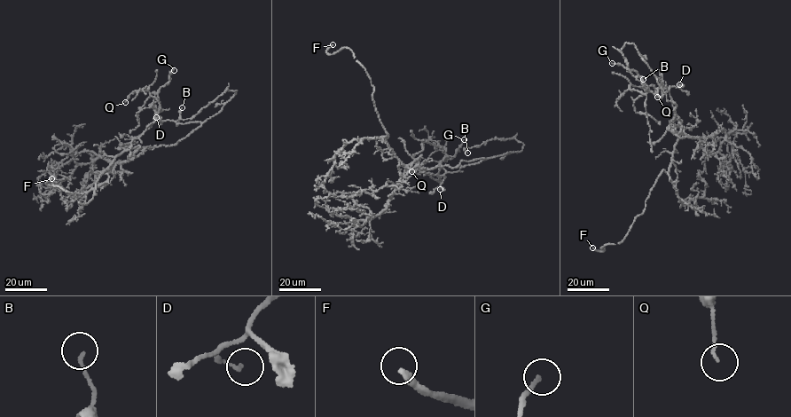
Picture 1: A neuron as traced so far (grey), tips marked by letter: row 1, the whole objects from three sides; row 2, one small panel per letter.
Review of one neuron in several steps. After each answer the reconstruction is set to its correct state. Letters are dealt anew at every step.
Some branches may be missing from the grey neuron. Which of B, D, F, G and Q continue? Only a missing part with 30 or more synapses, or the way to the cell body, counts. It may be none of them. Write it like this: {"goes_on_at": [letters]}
{"goes_on_at": ["F"]}

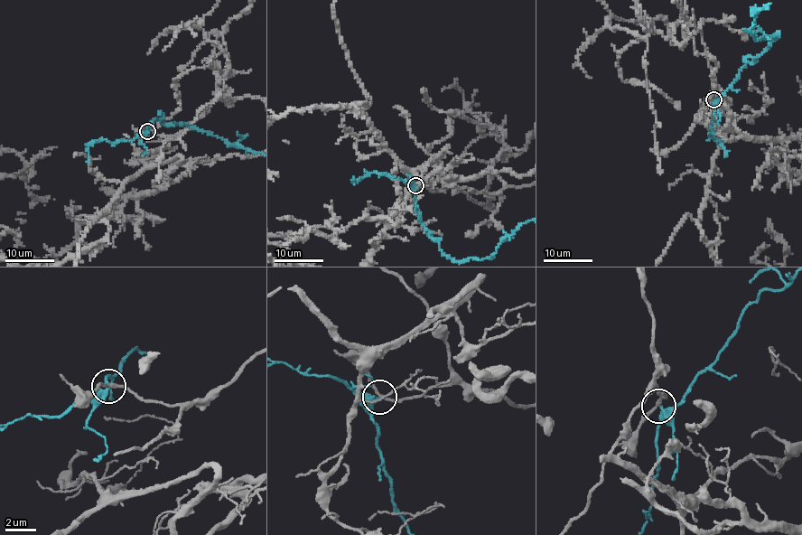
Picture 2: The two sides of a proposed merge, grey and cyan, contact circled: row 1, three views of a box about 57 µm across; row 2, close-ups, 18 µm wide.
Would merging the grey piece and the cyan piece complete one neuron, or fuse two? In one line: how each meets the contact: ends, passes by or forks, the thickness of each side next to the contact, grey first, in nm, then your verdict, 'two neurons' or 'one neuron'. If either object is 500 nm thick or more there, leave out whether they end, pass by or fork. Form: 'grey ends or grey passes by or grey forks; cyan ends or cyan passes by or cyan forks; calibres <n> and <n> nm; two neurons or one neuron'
grey passes by; cyan ends; calibres 180 and 440 nm; two neurons

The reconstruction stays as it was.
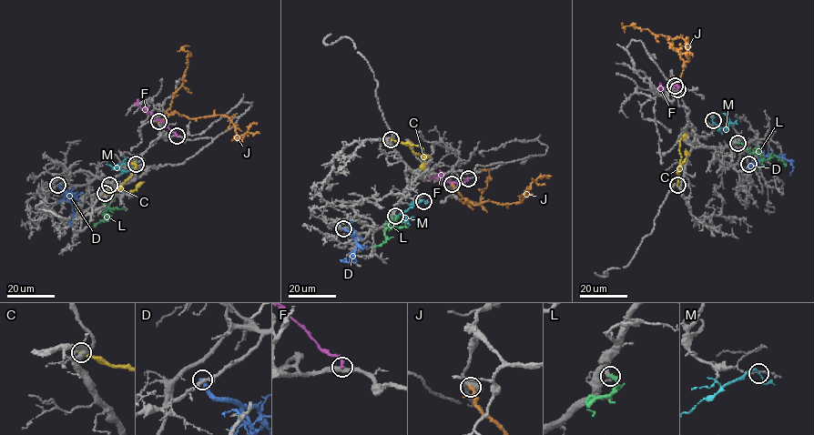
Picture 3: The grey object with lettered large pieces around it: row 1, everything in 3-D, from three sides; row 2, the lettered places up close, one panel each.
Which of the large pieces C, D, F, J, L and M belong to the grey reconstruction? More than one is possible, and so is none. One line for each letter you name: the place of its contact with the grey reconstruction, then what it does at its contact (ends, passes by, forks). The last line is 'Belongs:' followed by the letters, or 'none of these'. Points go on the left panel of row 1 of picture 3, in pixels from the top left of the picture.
L: meets grey at (109, 185); it ends there
Belongs: L

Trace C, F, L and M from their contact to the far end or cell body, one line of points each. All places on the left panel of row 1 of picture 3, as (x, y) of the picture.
C: (105, 192), (123, 185), (136, 167), (135, 161)
F: (177, 136), (160, 119), (139, 107), (138, 99)
L: (109, 185), (112, 196), (106, 201), (105, 217), (94, 226)
M: (136, 164), (127, 171), (114, 169), (125, 160), (125, 156)

